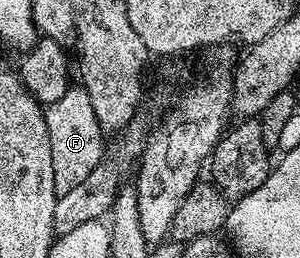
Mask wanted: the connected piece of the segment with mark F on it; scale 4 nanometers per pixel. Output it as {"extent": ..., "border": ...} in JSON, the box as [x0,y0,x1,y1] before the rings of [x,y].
{"extent":[45,85,104,197],"border":[[[78,85],[69,86],[63,97],[47,104],[45,124],[48,125],[49,140],[52,144],[53,181],[56,182],[56,191],[61,197],[80,185],[80,182],[84,181],[92,169],[103,160],[104,132],[96,121],[86,91]]]}

